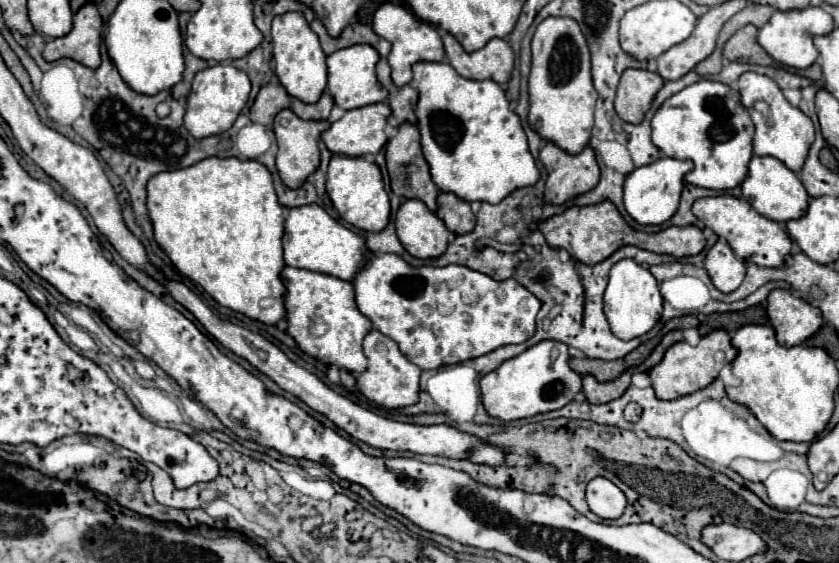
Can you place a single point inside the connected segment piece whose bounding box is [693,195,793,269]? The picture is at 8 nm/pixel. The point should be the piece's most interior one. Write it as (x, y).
(764, 242)

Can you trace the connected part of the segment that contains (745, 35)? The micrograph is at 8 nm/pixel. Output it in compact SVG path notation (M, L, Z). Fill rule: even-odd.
M747 25L739 29L723 47L723 57L735 63L753 63L753 65L771 65L777 67L777 61L771 59L763 47L757 43L757 27Z

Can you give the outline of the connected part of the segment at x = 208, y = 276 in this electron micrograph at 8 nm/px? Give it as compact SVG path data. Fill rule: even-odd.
M207 157L185 169L157 173L147 183L147 211L157 245L169 255L181 275L199 283L219 305L267 325L275 325L285 317L285 287L279 277L285 267L281 247L285 209L275 199L273 179L265 165L237 157Z

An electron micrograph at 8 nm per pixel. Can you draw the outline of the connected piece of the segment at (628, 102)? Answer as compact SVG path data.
M627 69L621 75L621 83L617 87L617 115L627 123L641 123L661 87L663 79L657 73L649 73L643 69Z

